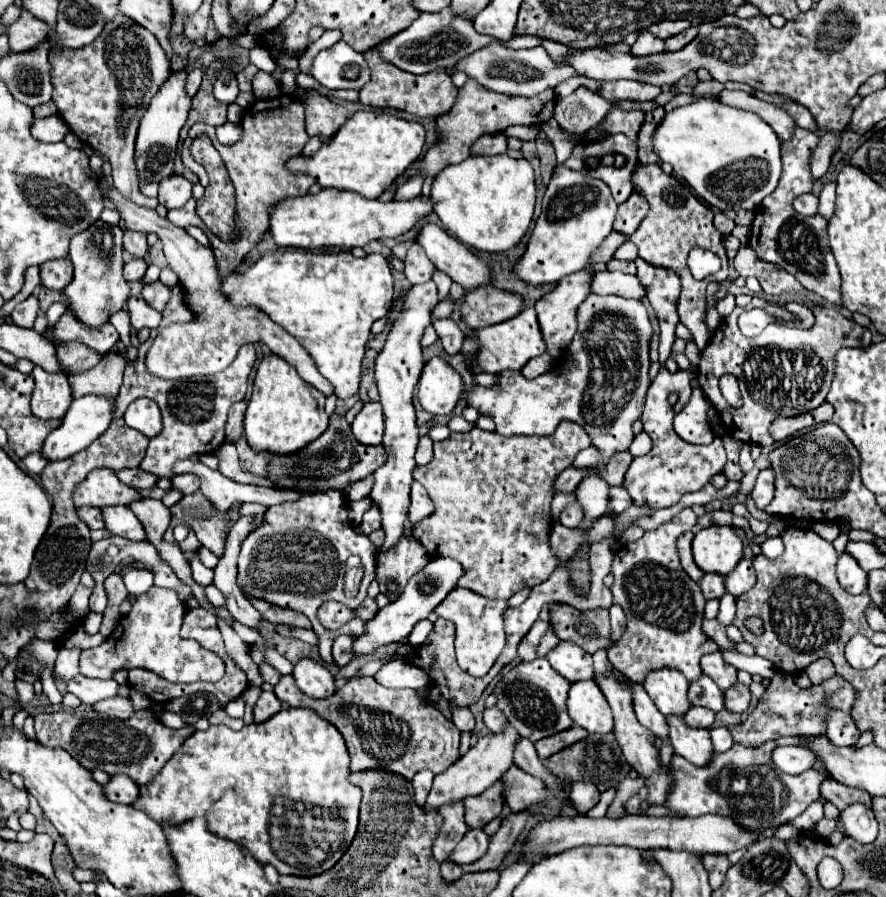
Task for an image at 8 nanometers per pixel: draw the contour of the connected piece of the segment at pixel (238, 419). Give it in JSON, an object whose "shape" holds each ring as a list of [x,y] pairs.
{"shape":[[[244,401],[232,405],[230,413],[228,413],[228,423],[226,423],[226,441],[236,441],[240,437],[242,431],[242,417],[244,417]]]}

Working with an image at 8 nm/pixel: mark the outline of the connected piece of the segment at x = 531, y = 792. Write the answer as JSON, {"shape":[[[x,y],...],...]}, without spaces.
{"shape":[[[512,765],[502,775],[502,783],[504,783],[506,805],[514,813],[530,809],[530,807],[534,807],[534,805],[538,805],[538,803],[542,803],[546,799],[544,783],[540,779],[536,779],[534,775],[522,771],[516,765]]]}

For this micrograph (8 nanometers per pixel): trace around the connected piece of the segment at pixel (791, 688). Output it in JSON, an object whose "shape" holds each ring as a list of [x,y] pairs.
{"shape":[[[776,673],[772,677],[770,685],[766,687],[764,695],[758,699],[756,707],[748,715],[748,719],[742,725],[728,725],[728,731],[732,733],[736,743],[742,745],[762,745],[776,735],[824,735],[826,731],[826,715],[830,711],[842,711],[850,713],[850,707],[854,707],[856,691],[846,683],[840,675],[832,675],[830,679],[822,681],[820,685],[812,687],[800,687],[792,675]]]}

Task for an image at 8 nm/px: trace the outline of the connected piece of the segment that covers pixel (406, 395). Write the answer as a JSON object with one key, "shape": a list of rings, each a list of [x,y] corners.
{"shape":[[[430,279],[426,283],[410,287],[404,303],[404,311],[394,321],[384,349],[376,357],[376,381],[380,391],[380,403],[384,407],[384,439],[382,447],[386,451],[386,463],[374,471],[374,487],[370,499],[378,505],[382,515],[382,529],[386,539],[380,551],[388,551],[396,547],[396,543],[404,537],[404,521],[410,505],[410,485],[412,485],[412,471],[416,467],[414,451],[418,443],[418,427],[416,427],[416,413],[412,405],[412,393],[418,383],[420,371],[424,367],[422,359],[422,335],[424,329],[430,325],[432,311],[438,305],[438,289],[436,283]]]}

